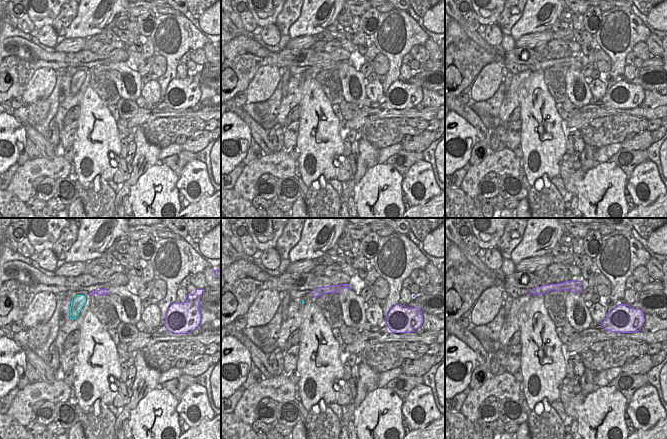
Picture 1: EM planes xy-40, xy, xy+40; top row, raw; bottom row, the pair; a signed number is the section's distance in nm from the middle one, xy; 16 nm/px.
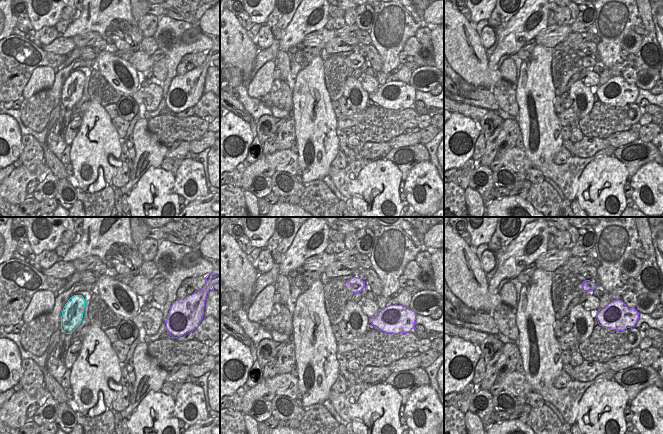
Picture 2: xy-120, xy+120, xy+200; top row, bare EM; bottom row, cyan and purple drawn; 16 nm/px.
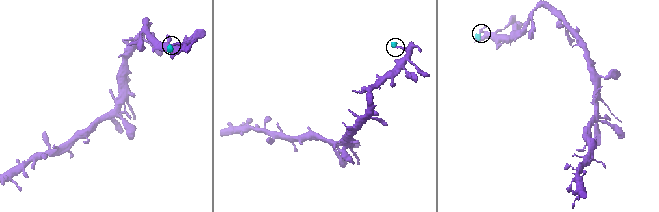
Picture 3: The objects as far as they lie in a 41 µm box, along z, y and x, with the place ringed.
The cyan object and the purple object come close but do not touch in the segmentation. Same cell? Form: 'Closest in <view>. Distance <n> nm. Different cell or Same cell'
Closest in xy-40. Distance 100 nm. Same cell.

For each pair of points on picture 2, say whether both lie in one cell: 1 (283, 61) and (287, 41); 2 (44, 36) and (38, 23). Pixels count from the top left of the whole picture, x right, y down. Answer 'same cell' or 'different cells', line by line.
1: different cells
2: different cells

